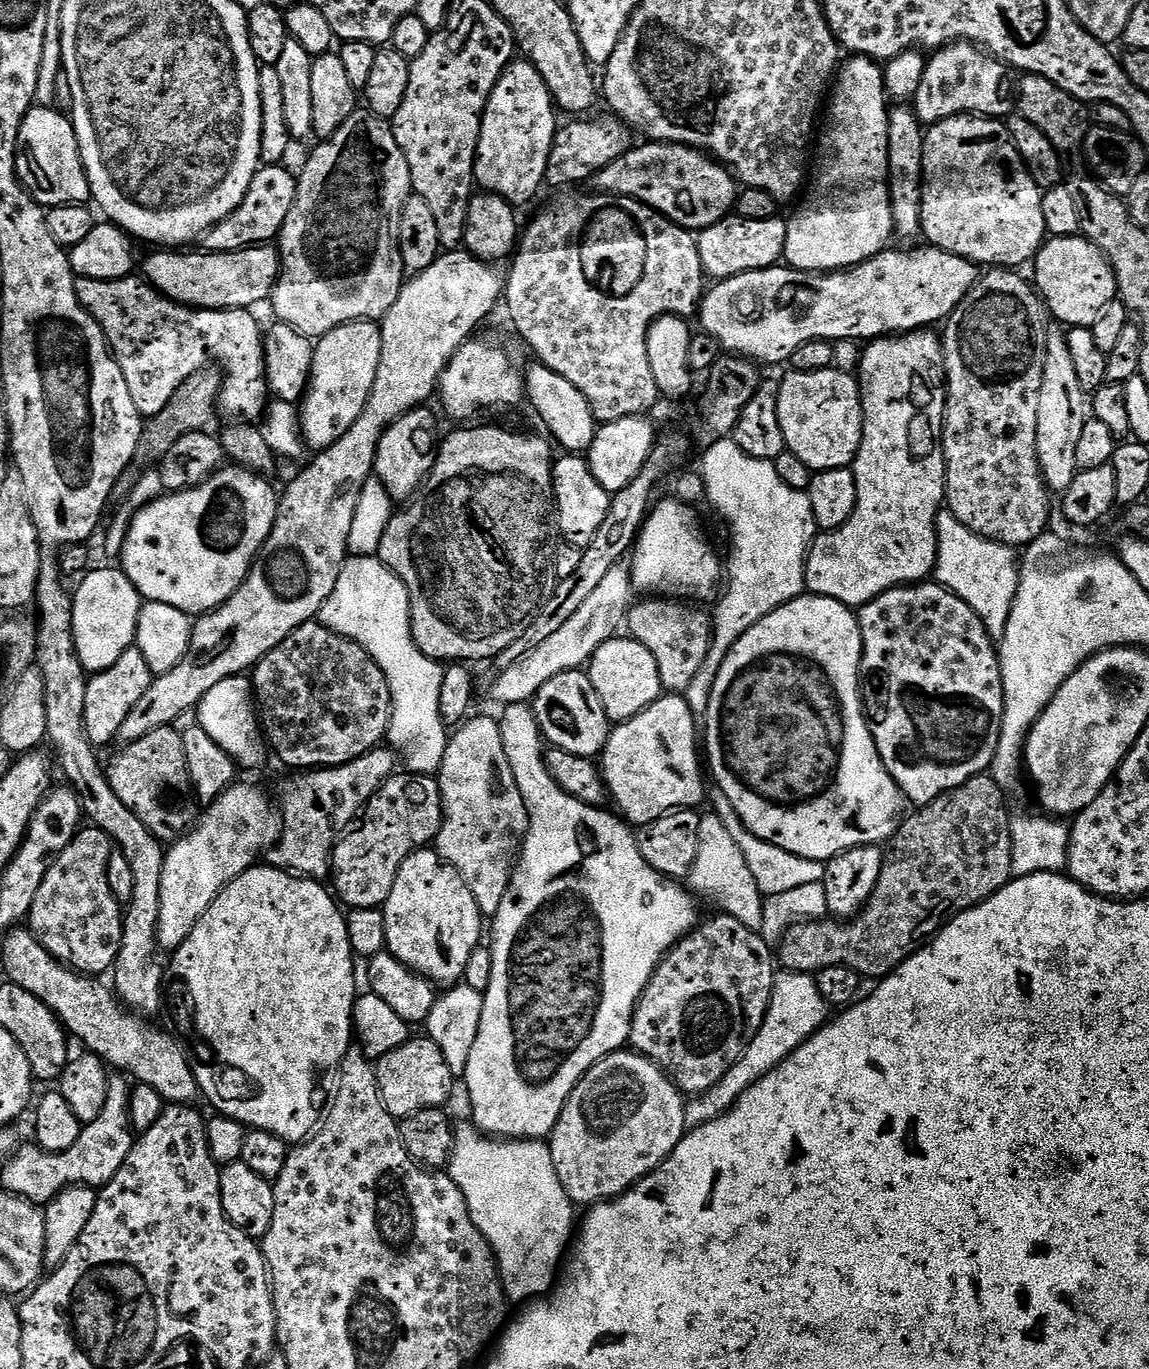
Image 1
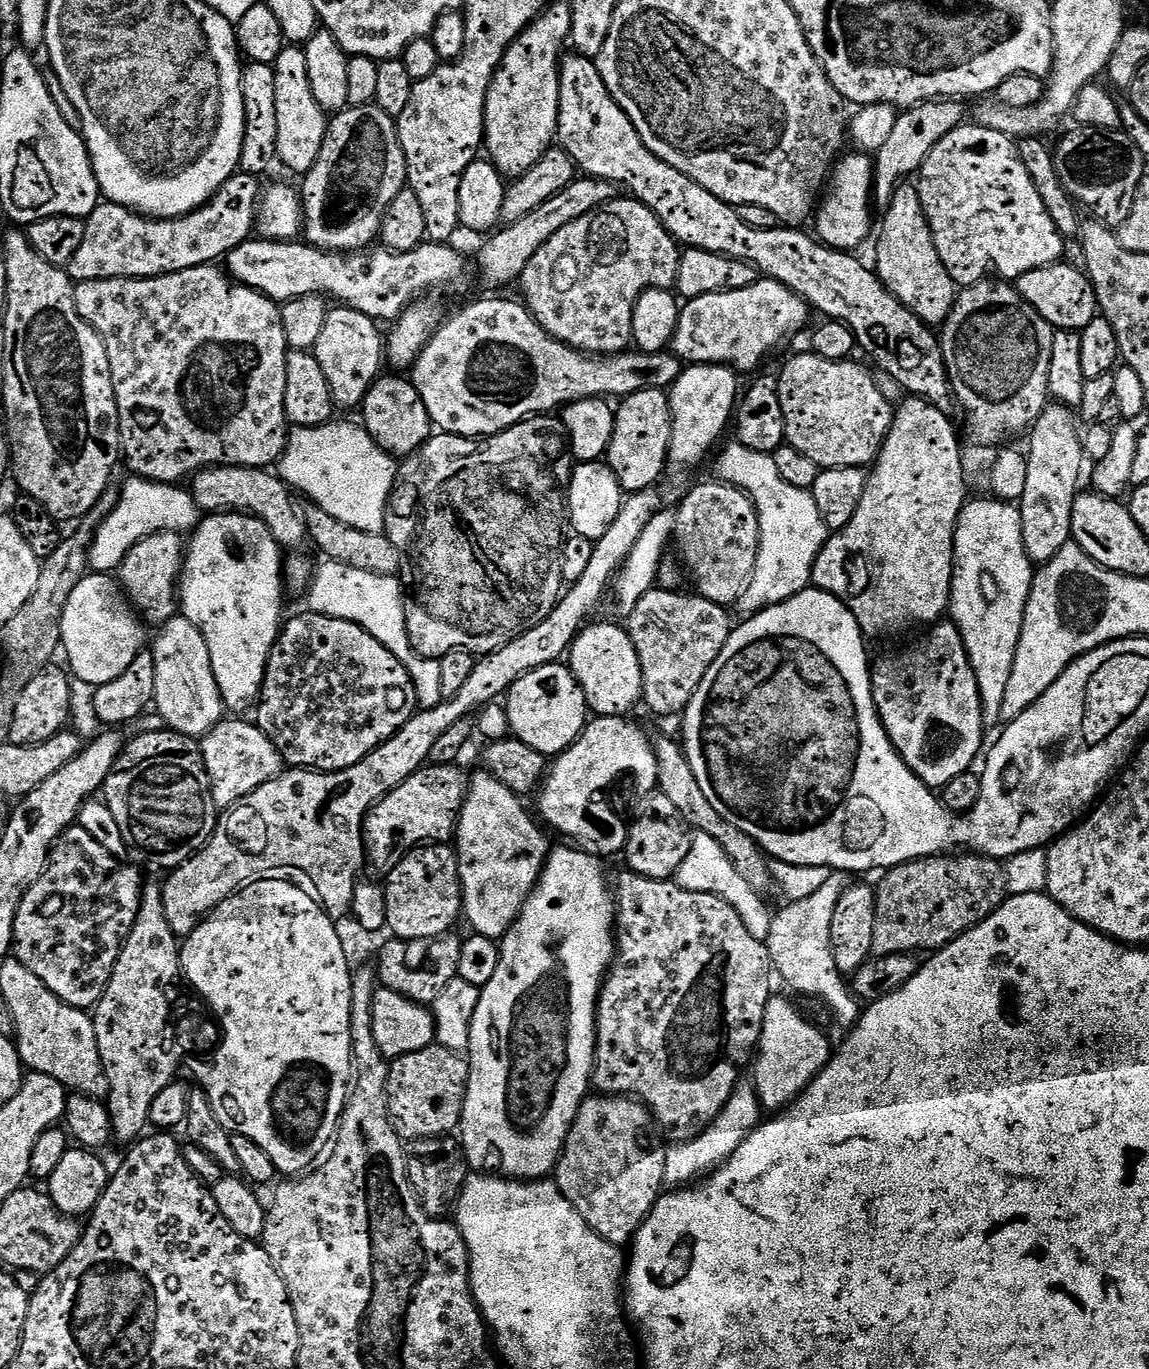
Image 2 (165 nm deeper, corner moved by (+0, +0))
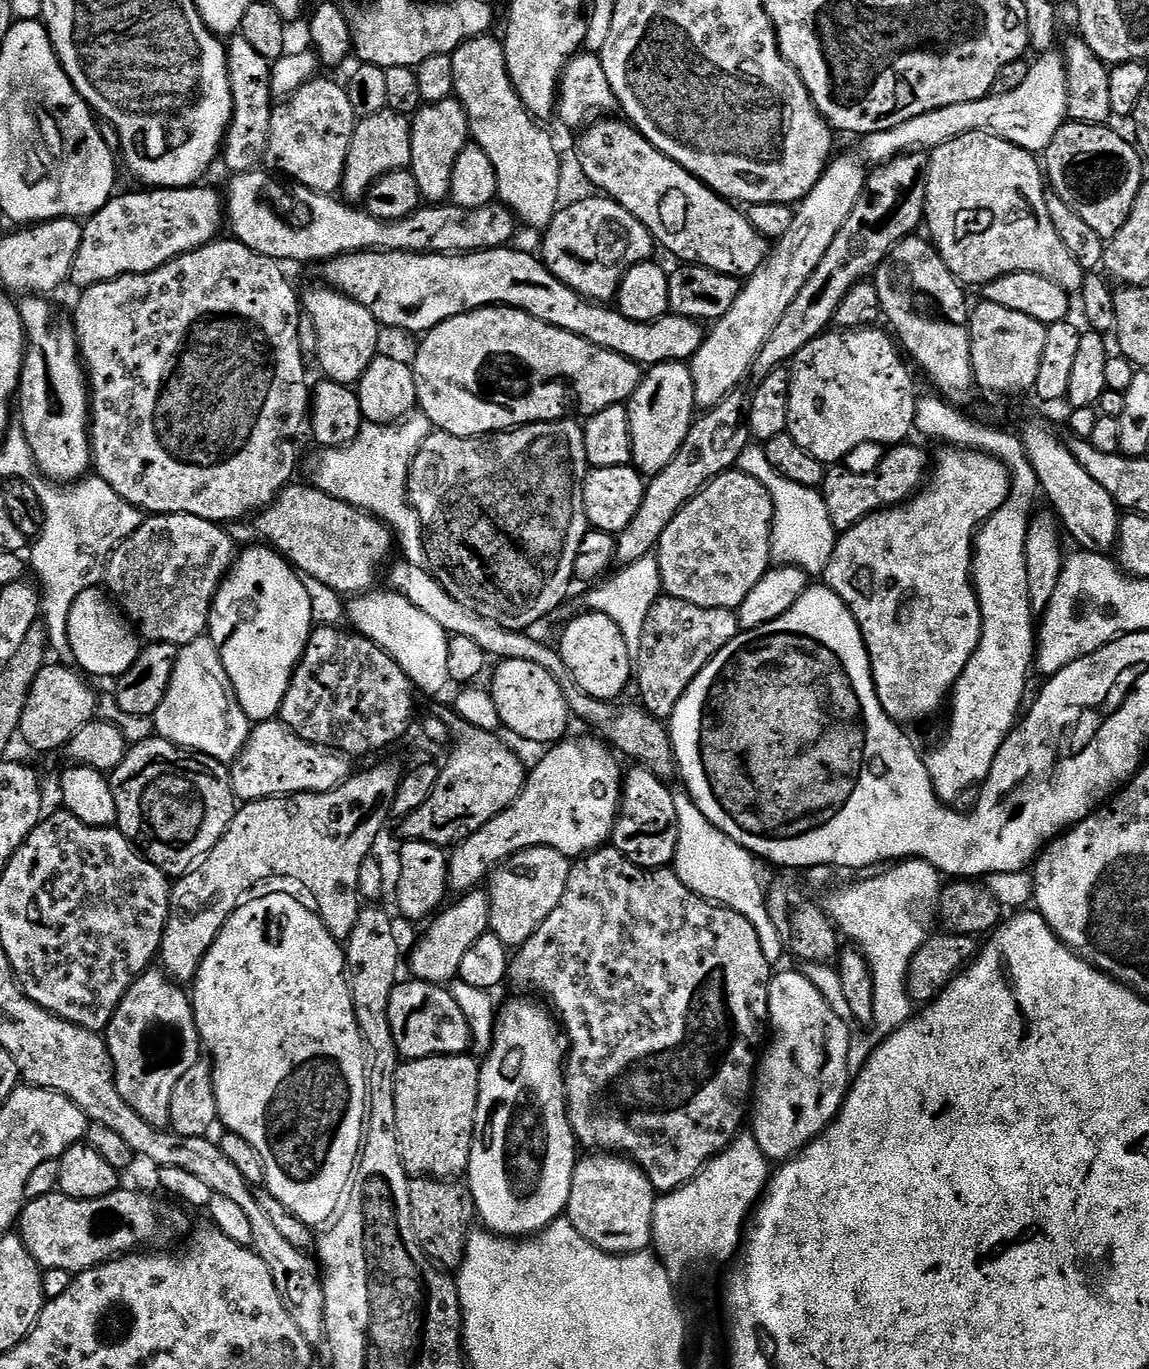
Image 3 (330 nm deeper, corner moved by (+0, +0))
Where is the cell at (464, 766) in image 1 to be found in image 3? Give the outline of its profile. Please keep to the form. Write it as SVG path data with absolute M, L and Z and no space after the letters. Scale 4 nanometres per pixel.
M528 848L517 856L509 856L486 881L488 900L492 903L491 935L501 940L509 950L525 944L530 934L550 918L550 910L562 902L562 890L566 890L566 878L571 869L569 857L552 848Z

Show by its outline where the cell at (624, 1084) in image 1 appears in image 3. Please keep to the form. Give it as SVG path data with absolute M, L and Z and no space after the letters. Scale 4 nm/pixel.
M588 1154L577 1159L574 1178L570 1182L570 1198L566 1219L594 1246L614 1256L640 1254L652 1243L652 1219L658 1193L648 1181L648 1175L631 1160L619 1154Z

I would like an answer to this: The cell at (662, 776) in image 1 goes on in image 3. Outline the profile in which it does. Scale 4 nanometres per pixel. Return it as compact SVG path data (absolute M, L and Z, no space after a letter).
M568 738L551 745L545 751L548 753L533 768L531 765L518 799L506 810L502 810L502 814L486 822L482 830L451 849L448 856L448 882L453 893L467 894L479 889L490 873L499 868L509 856L517 856L528 848L552 848L569 858L579 858L609 843L612 828L616 825L616 813L620 810L622 768L620 772L621 761L614 755L613 749L607 743L596 740Z

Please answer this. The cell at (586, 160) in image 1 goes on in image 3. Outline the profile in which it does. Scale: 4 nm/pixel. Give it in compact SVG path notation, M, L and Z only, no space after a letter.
M257 170L255 172L237 172L231 177L232 181L228 184L228 192L226 191L226 224L230 229L232 227L231 235L239 240L241 244L245 244L250 250L254 250L258 254L268 256L271 260L278 260L287 262L287 260L317 260L323 262L325 260L333 260L336 256L345 256L348 252L433 252L434 254L442 254L443 256L449 254L467 254L470 252L483 252L486 248L503 248L513 243L512 235L518 229L518 221L512 215L511 210L504 204L493 202L482 206L481 208L463 208L451 202L442 204L433 204L431 206L421 206L417 212L410 214L401 220L379 220L374 218L367 212L367 210L358 209L351 203L345 202L343 199L337 198L335 195L327 192L316 192L311 186L297 186L292 182L283 182L279 184L275 180L275 175L269 174L264 170Z

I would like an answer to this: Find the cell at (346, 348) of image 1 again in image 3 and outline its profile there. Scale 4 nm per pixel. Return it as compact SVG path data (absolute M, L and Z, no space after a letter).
M327 286L312 288L303 293L302 308L318 330L318 350L315 359L320 360L323 375L339 384L355 385L378 355L381 325L376 323L372 311L350 297L343 296Z

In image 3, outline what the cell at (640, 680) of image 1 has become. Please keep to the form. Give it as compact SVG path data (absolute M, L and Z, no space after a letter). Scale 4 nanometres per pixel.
M585 611L584 616L576 616L564 628L558 647L566 670L574 674L574 682L599 700L616 702L634 680L634 659L627 654L626 641L622 630L606 614Z

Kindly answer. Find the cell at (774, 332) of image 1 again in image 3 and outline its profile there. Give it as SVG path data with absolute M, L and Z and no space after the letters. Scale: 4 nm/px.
M516 246L486 248L483 252L446 256L433 252L348 252L345 256L323 261L322 268L323 283L327 287L369 308L376 323L385 329L401 328L404 332L423 334L463 312L473 312L475 308L507 306L522 310L570 334L578 334L594 346L602 346L614 354L622 354L622 358L630 358L641 366L691 361L706 337L705 329L700 329L703 327L697 321L685 316L669 314L650 322L634 322L607 303L587 300L582 294L554 278L554 274L544 265L539 255L531 256L528 252L519 252Z

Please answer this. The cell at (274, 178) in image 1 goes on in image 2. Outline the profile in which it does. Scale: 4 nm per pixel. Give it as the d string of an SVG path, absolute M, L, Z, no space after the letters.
M247 174L231 176L207 204L201 208L195 208L190 214L176 216L172 220L157 220L141 216L140 213L133 212L131 208L123 208L121 204L101 202L86 218L82 246L78 246L78 250L70 258L66 271L76 282L109 280L110 278L146 280L150 276L165 276L194 266L223 261L229 252L242 246L253 235L262 195L260 183L257 177Z

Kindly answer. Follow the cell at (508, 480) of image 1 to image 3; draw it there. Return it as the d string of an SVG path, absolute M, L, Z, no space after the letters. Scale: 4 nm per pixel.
M572 419L524 424L510 432L493 432L490 436L479 438L455 436L436 430L420 447L420 452L412 459L412 469L408 472L408 498L424 530L424 554L432 575L458 602L462 602L462 606L470 606L470 610L480 612L482 618L490 618L490 622L498 622L498 626L515 632L531 629L531 624L546 619L567 598L568 591L574 585L574 558L578 558L578 546L582 546L582 538L590 530L584 505L584 479L590 471L586 458L584 424L579 419Z

